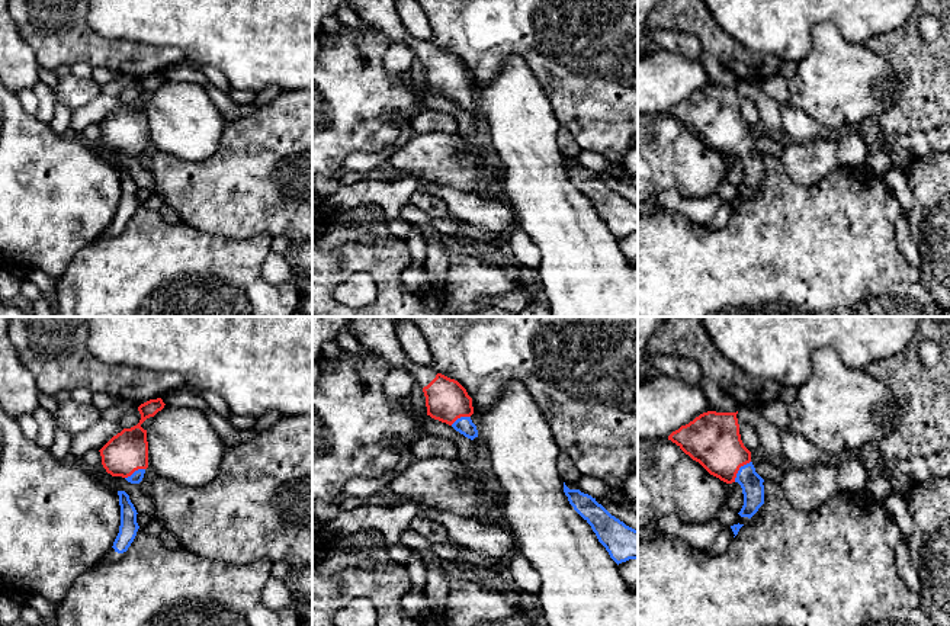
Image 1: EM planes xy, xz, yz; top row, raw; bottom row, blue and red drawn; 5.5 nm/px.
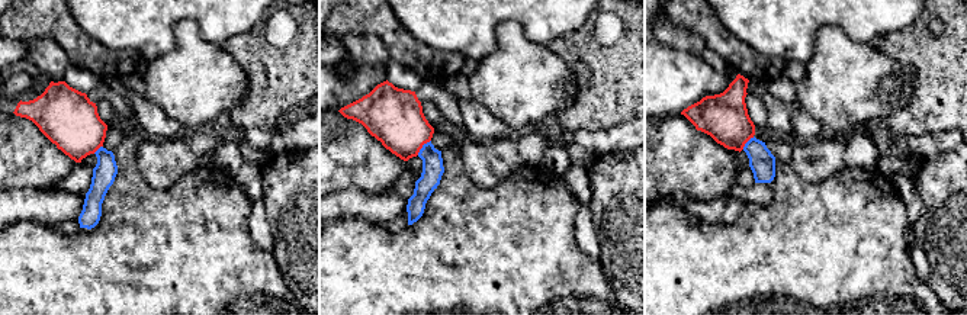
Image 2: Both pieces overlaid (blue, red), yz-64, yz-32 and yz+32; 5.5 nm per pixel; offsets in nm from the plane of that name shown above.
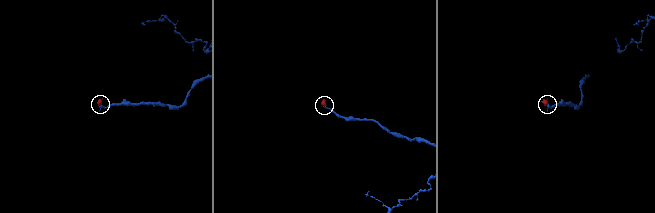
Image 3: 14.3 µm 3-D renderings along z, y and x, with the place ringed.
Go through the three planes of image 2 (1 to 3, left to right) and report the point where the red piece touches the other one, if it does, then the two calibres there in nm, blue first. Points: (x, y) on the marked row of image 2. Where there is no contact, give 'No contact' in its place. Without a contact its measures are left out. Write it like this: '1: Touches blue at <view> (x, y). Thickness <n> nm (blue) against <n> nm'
1: Touches blue at yz-64 (99, 148). Thickness 130 nm (blue) against 320 nm
2: Touches blue at yz-32 (423, 147). Thickness 120 nm (blue) against 320 nm
3: Touches blue at yz+32 (747, 142). Thickness 140 nm (blue) against 260 nm

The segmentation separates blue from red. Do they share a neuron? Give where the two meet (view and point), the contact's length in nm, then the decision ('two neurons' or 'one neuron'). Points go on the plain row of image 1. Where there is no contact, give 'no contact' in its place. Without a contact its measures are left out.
yz (740, 144) | 150 nm | one neuron

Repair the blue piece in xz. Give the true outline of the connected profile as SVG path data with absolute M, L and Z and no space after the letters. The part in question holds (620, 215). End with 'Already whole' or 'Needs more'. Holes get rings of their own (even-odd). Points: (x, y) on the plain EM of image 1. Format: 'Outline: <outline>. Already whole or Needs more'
Outline: M564 157L564 167L574 184L591 200L598 216L619 240L638 234L638 205L612 190L601 179L580 164L569 164Z. Already whole

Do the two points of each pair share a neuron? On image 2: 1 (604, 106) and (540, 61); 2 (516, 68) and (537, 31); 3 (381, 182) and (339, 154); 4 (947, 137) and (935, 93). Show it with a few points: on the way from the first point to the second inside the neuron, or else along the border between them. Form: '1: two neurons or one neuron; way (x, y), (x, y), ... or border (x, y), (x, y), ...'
1: two neurons; border (561, 57), (575, 74), (577, 97), (556, 115)
2: two neurons; border (503, 22), (517, 22), (532, 41), (546, 45)
3: one neuron; way (370, 172), (359, 160), (349, 156)
4: two neurons; border (951, 128), (912, 137)

